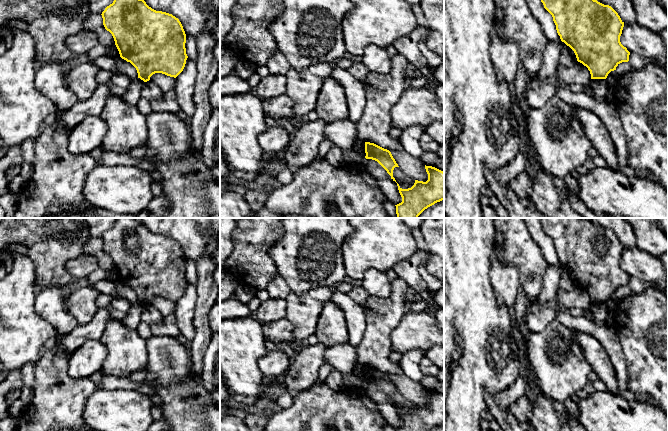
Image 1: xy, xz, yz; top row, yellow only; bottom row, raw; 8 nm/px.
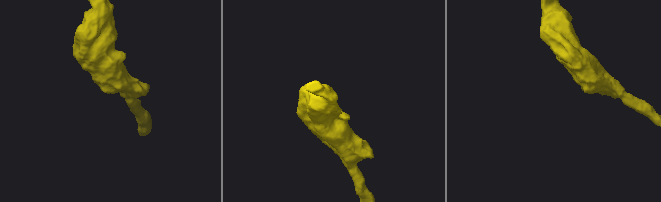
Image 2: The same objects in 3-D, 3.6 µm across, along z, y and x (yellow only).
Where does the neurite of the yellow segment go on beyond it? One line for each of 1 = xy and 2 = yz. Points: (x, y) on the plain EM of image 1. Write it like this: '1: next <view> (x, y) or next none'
1: next none
2: next none

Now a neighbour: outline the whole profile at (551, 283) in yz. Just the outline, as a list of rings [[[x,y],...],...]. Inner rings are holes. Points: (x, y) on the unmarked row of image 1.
[[[549,265],[543,279],[542,290],[539,294],[540,305],[548,306],[557,312],[556,319],[569,329],[573,328],[594,336],[606,349],[617,376],[621,390],[628,390],[628,374],[624,352],[616,329],[610,329],[606,324],[595,323],[585,317],[573,317],[569,309],[559,306],[557,293],[560,289],[562,268]]]

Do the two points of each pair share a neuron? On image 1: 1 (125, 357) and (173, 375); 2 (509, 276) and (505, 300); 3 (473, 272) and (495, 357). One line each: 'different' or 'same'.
1: different
2: same
3: same

